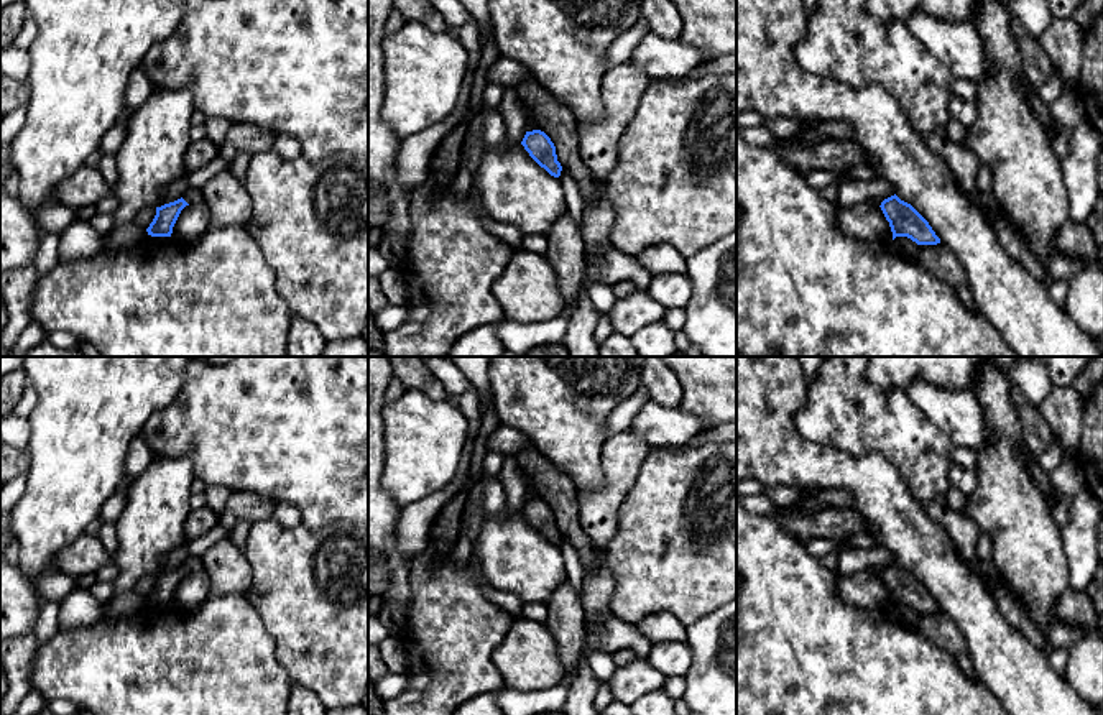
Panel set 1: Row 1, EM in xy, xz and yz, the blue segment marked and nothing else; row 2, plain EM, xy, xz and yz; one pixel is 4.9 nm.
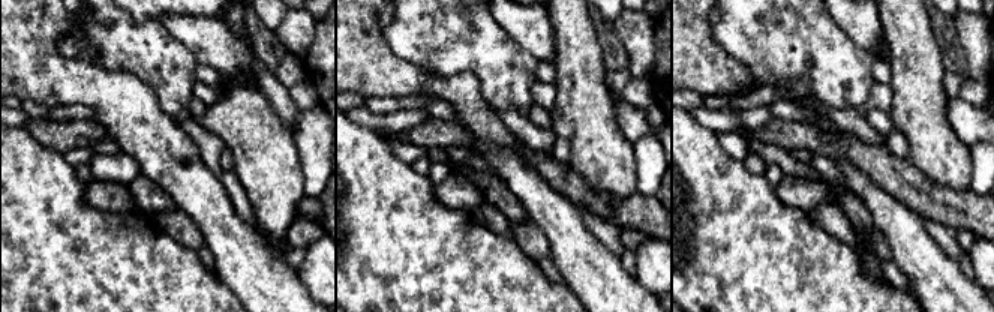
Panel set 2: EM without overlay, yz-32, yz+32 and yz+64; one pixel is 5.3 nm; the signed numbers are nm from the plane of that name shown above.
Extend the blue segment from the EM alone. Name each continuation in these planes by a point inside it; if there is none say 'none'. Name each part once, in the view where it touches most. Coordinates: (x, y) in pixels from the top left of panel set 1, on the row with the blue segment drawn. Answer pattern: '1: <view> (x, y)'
1: xy (193, 196)

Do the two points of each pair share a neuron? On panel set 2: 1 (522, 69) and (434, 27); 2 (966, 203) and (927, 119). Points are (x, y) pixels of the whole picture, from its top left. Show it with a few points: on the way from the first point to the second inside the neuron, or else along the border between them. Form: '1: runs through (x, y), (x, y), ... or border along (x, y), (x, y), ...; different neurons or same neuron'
1: runs through (499, 63), (477, 44), (465, 38), (456, 38); same neuron
2: border along (928, 179), (957, 191), (969, 189); different neurons

